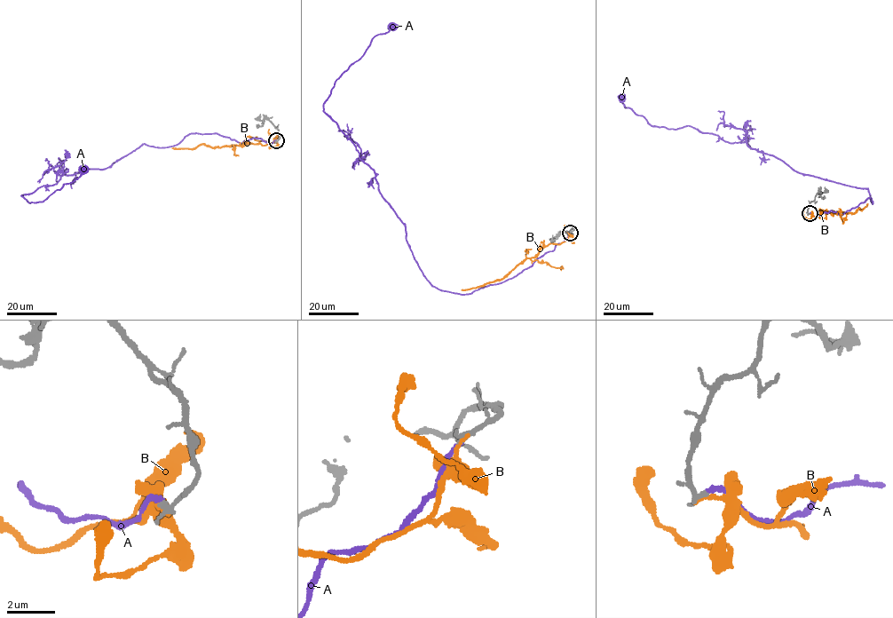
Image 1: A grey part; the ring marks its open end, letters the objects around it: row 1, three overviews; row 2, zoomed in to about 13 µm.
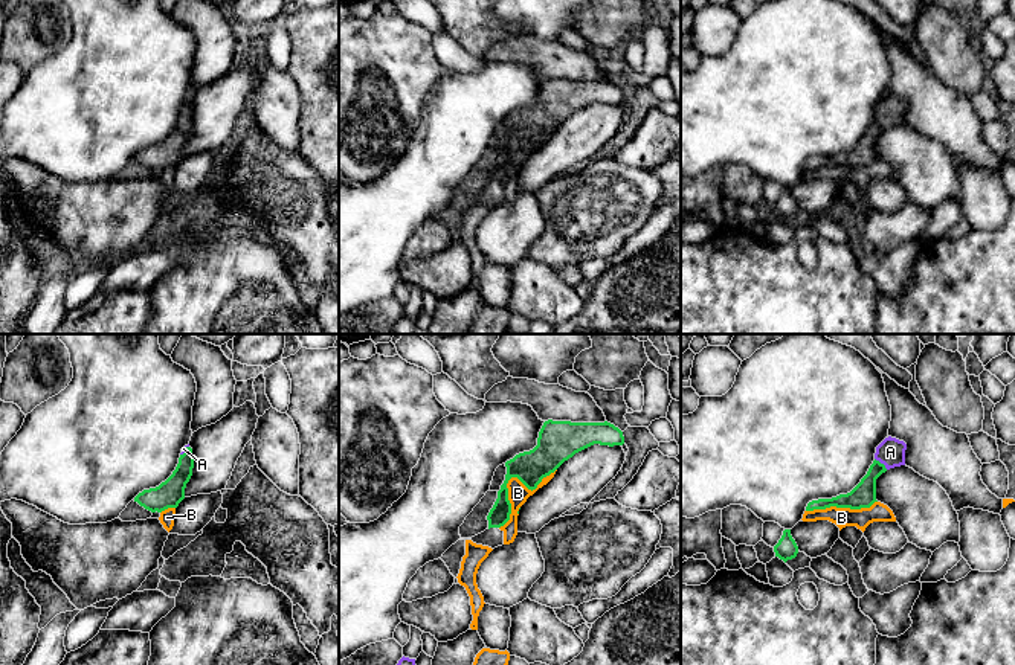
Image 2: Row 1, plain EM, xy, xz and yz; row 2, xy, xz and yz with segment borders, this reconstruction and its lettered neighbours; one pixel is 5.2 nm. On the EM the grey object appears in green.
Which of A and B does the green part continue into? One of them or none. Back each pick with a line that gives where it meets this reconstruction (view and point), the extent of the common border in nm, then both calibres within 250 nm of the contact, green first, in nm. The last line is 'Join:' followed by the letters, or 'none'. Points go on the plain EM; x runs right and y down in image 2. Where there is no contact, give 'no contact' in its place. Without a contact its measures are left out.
A: yz (879, 121) | 90 nm | 130/150 nm
Join: A

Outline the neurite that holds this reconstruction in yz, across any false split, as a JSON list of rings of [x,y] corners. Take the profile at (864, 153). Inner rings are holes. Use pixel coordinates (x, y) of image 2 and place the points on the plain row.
[[[885,96],[875,111],[875,119],[861,140],[847,153],[832,157],[818,157],[807,162],[806,169],[830,165],[861,168],[870,166],[876,159],[876,137],[890,127],[905,124],[907,102],[896,96]]]

